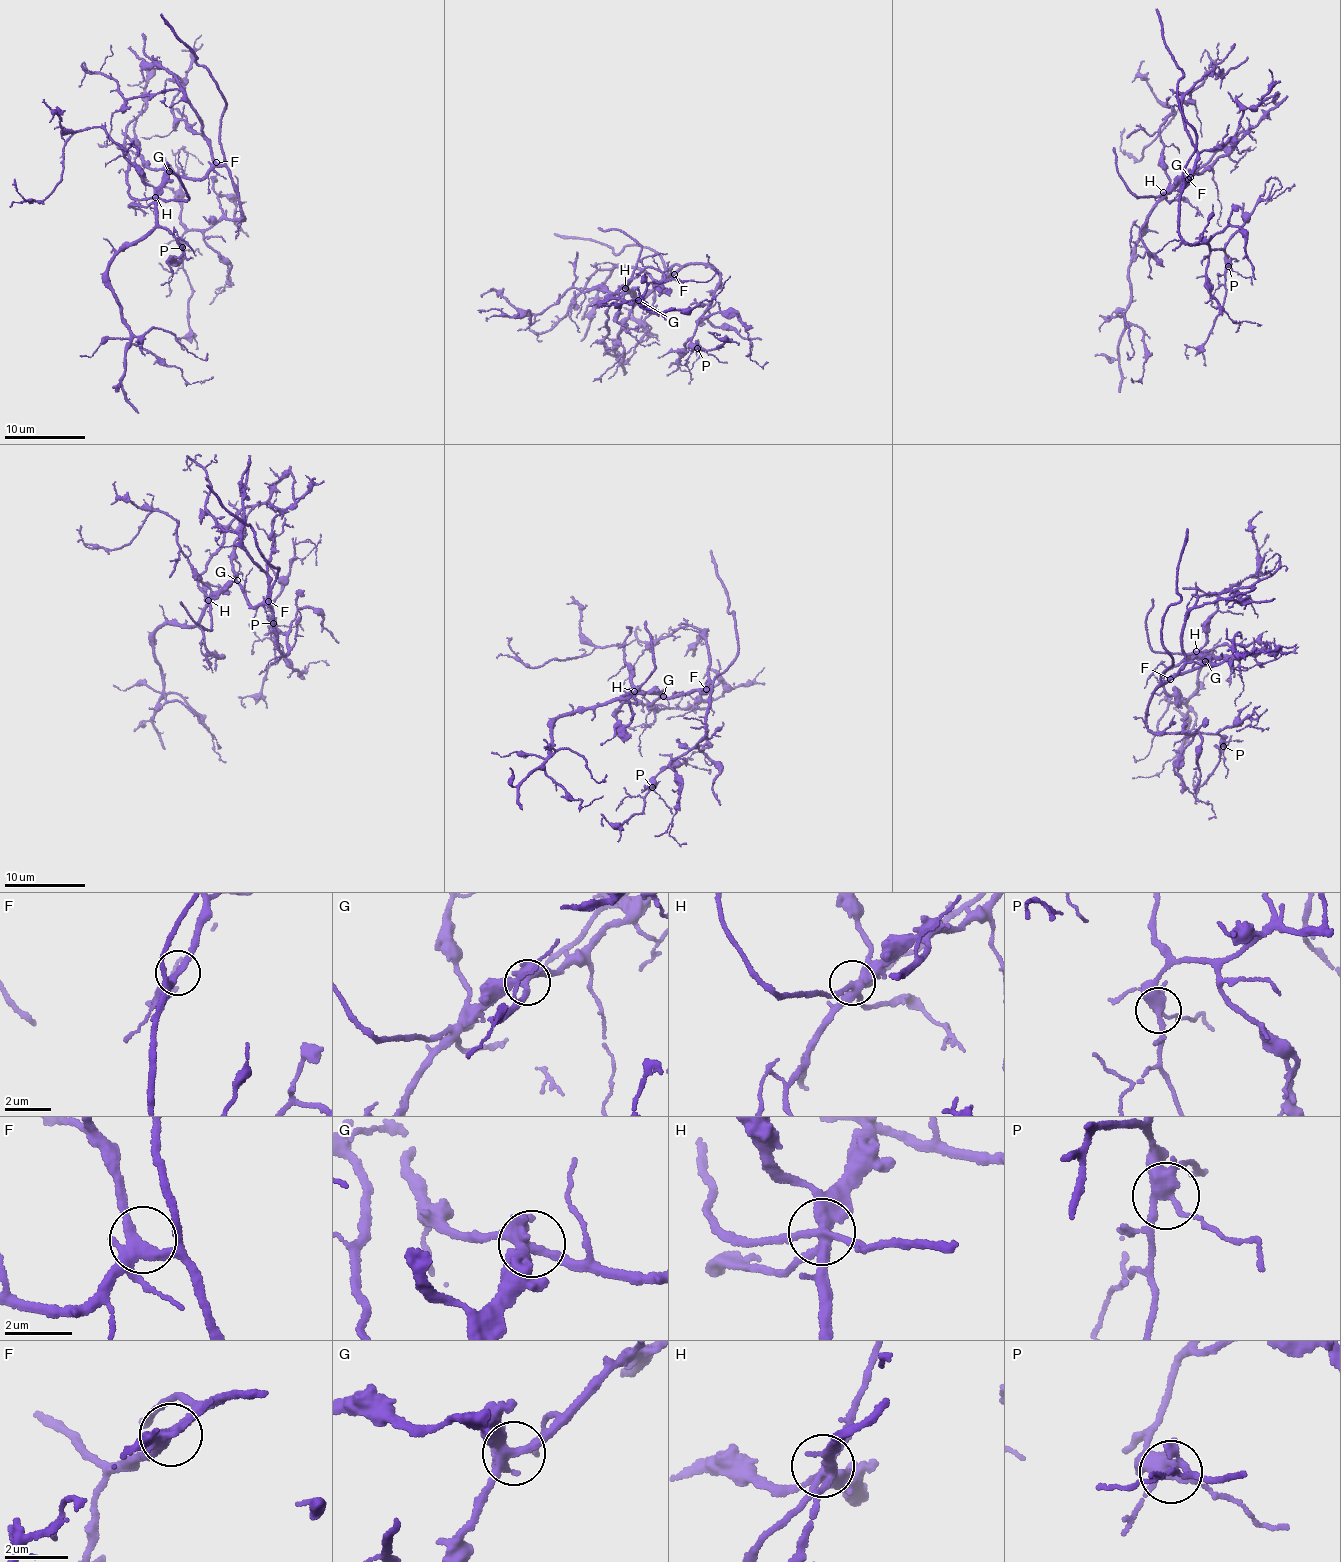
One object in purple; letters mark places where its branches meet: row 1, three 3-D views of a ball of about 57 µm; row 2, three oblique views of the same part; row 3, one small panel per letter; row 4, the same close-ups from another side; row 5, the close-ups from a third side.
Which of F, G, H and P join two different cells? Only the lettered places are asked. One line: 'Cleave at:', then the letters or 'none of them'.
Cleave at: H

